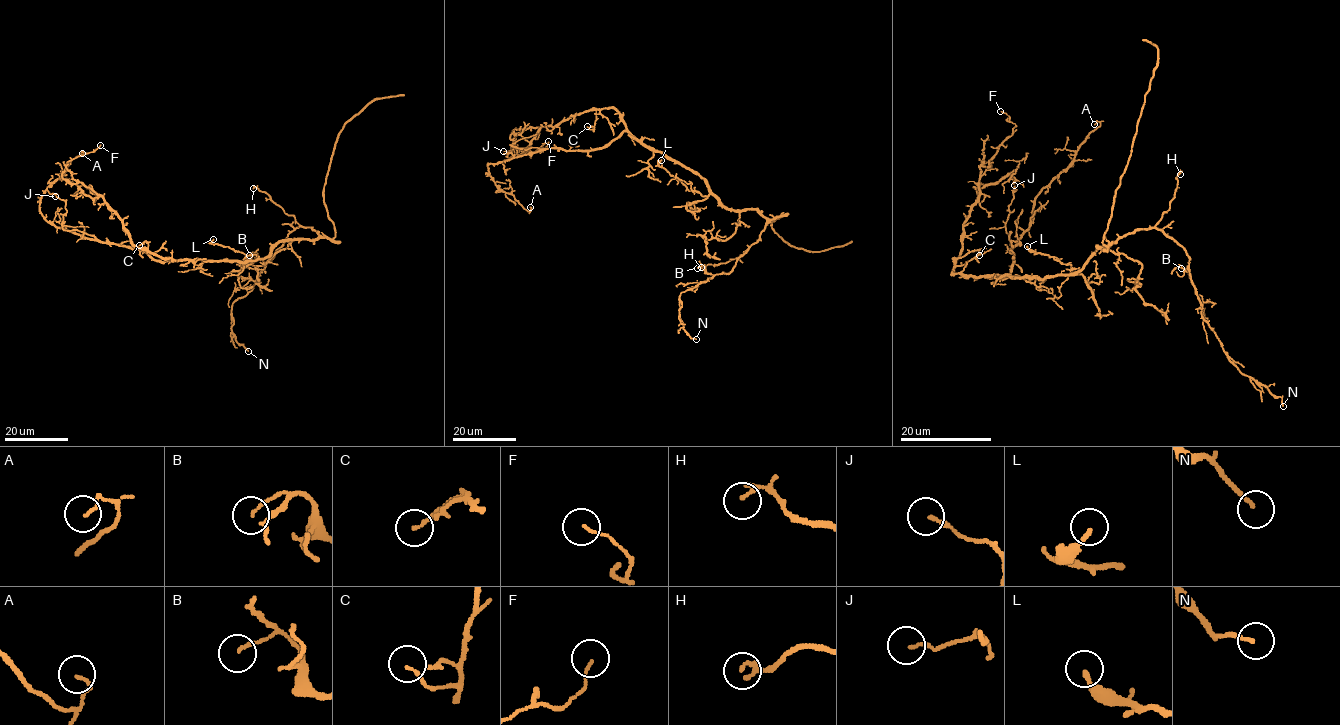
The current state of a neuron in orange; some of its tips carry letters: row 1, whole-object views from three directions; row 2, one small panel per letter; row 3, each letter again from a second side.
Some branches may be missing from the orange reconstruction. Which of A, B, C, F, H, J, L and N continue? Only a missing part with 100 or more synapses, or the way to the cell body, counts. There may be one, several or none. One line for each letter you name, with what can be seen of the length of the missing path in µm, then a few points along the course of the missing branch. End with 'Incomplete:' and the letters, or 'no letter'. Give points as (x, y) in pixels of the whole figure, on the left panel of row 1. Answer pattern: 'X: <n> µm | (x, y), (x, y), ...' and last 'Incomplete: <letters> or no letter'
Incomplete: no letter

